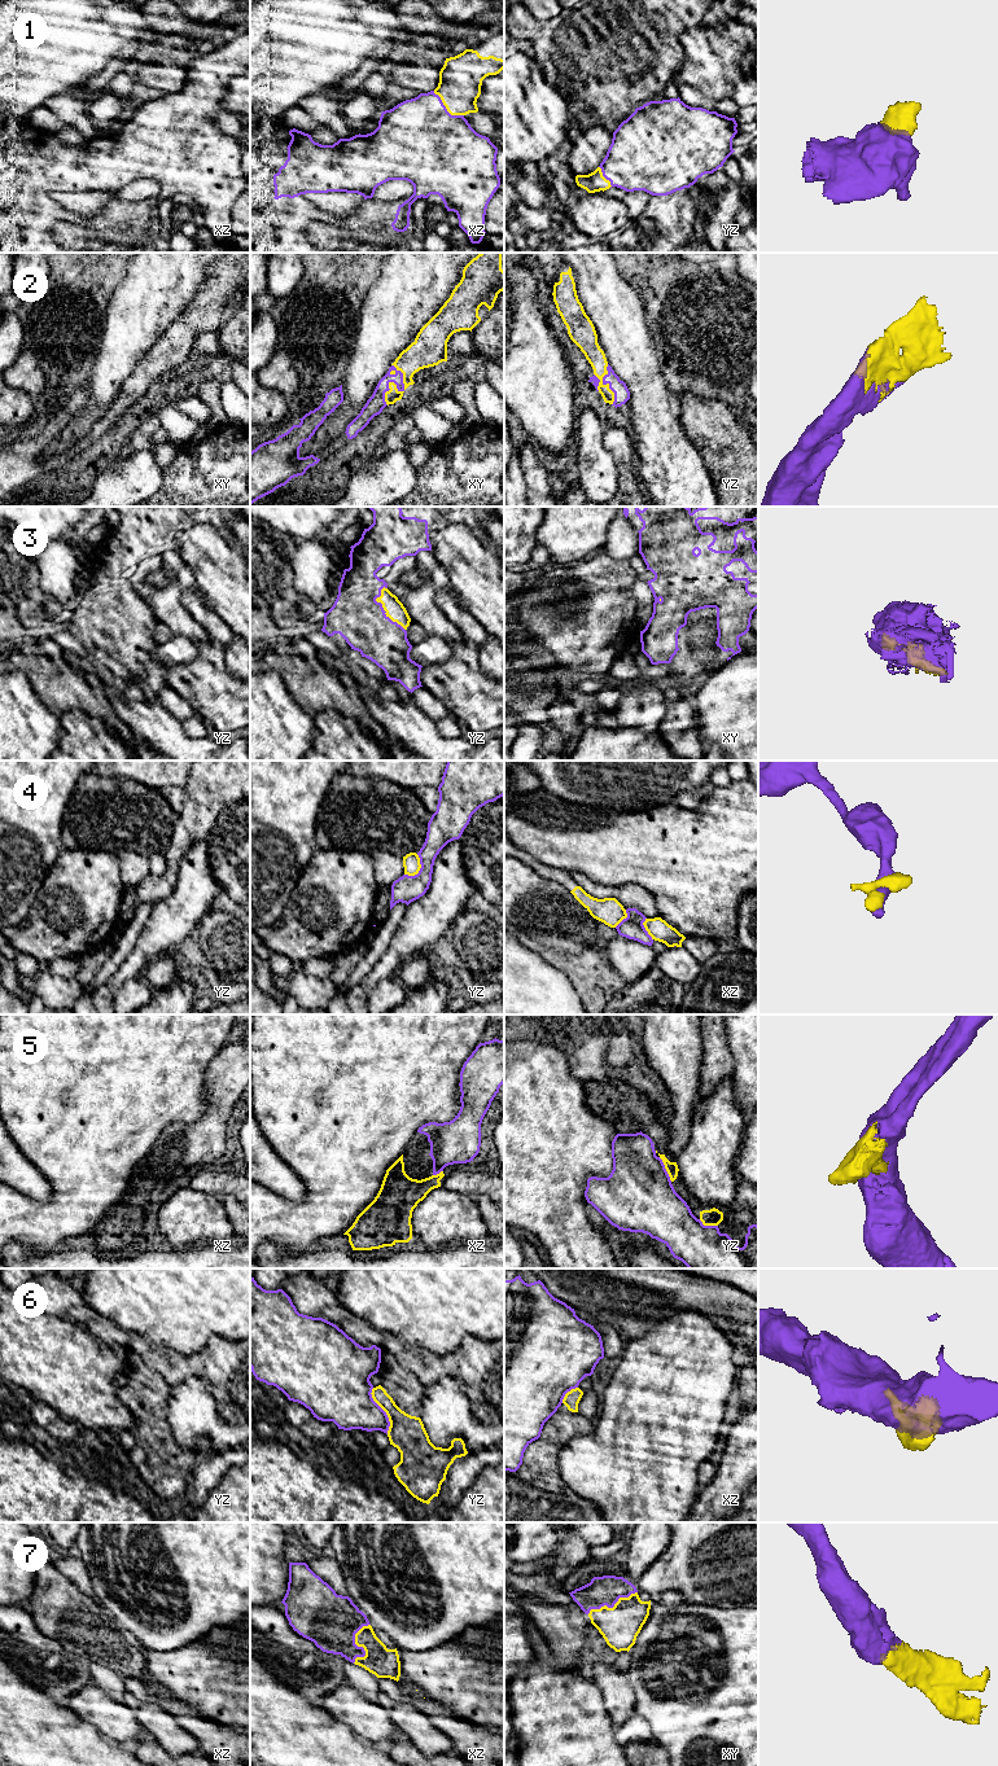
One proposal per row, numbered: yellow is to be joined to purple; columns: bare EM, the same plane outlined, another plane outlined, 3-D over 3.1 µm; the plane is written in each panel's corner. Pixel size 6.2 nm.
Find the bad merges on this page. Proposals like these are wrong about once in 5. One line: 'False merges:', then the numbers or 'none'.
False merges: 4, 5, 6

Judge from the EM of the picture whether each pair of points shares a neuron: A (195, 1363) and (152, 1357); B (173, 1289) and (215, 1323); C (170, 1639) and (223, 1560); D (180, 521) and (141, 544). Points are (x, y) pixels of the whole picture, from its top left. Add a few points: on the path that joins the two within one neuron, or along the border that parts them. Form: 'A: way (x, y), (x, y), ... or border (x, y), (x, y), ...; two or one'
A: way (184, 1363), (169, 1363), (162, 1359); one
B: way (183, 1291), (205, 1313); one
C: way (189, 1621), (193, 1613), (193, 1590), (204, 1580); one
D: way (171, 521), (165, 521), (150, 535); one

